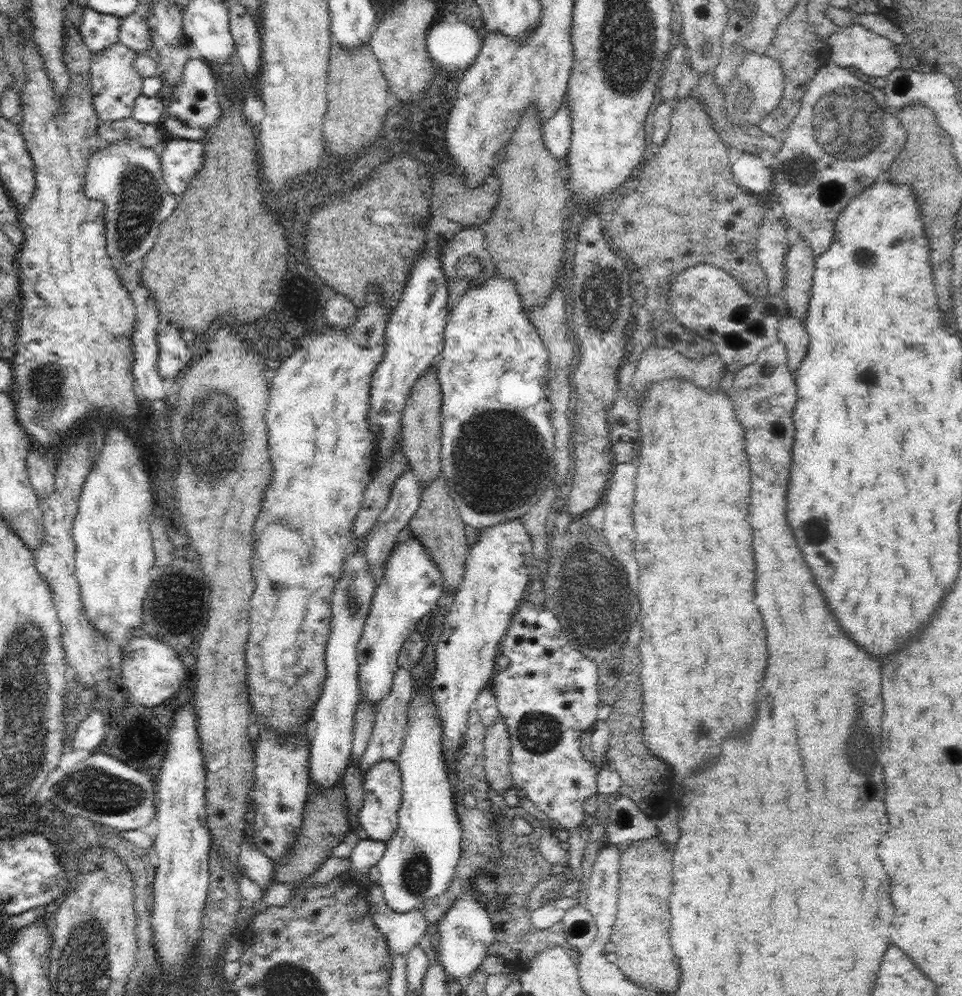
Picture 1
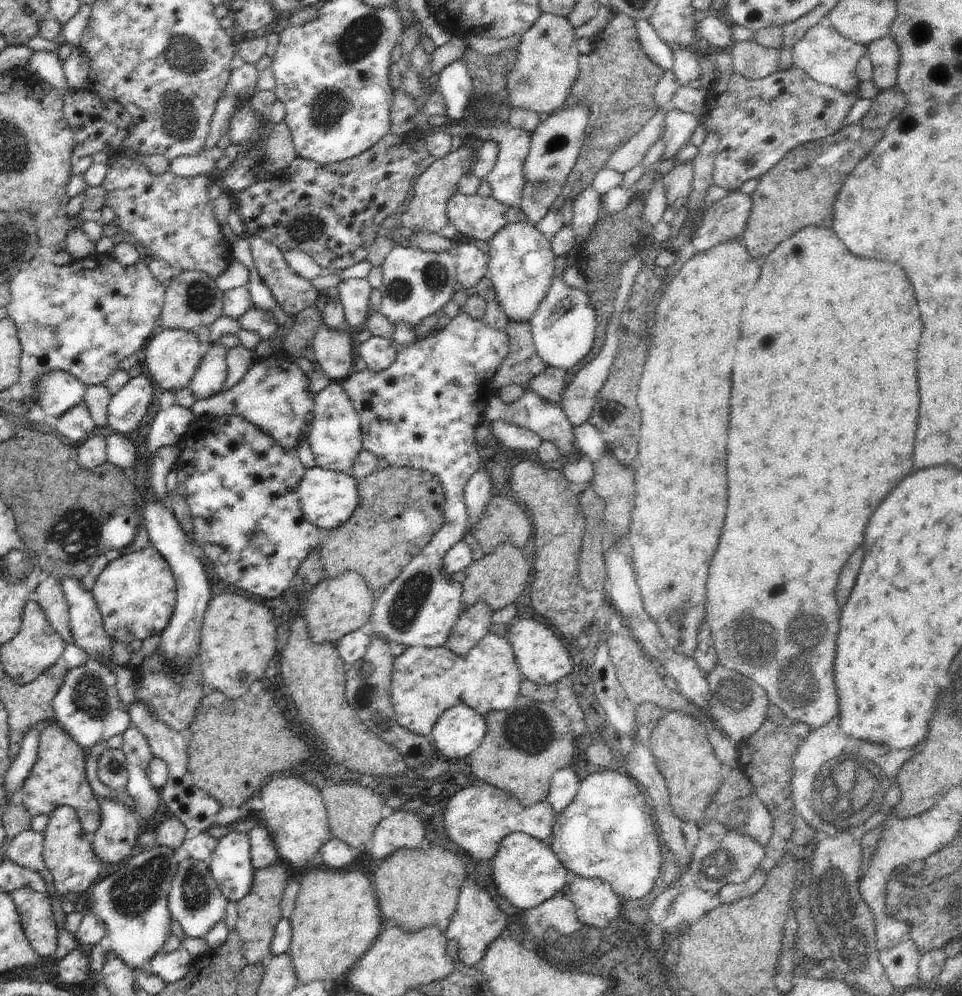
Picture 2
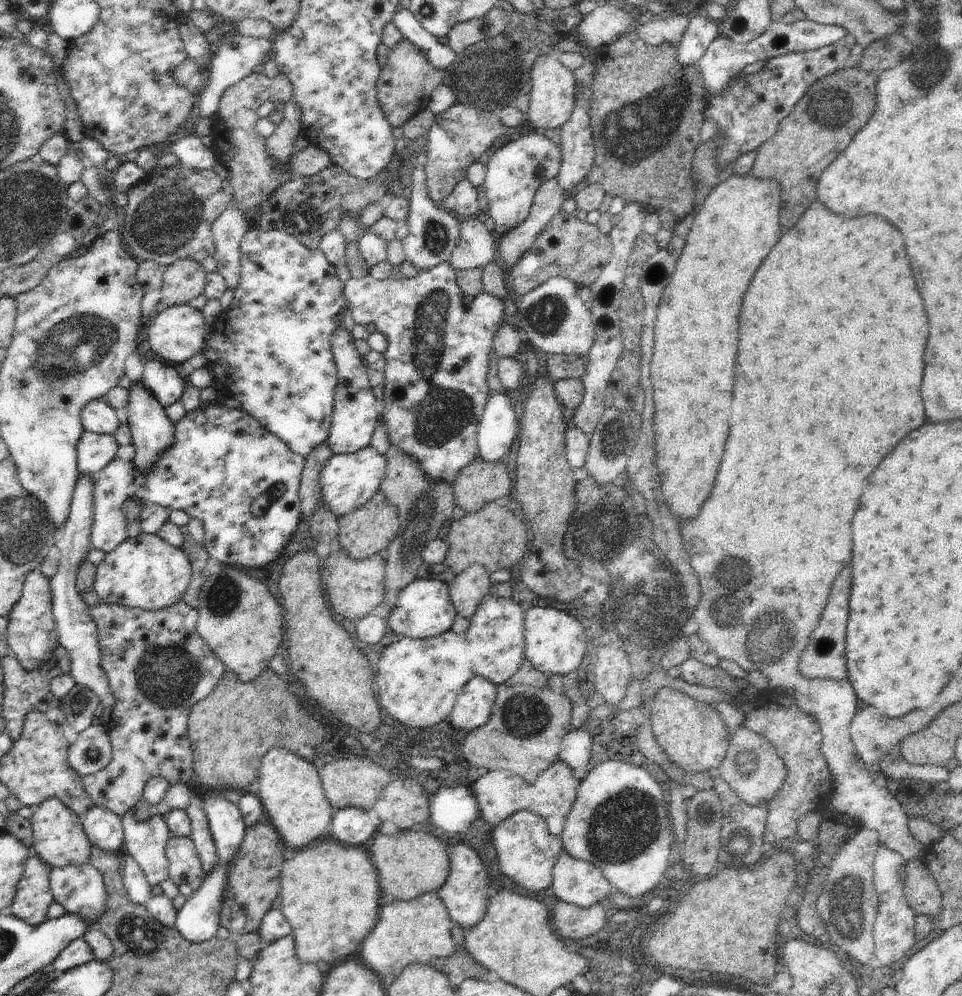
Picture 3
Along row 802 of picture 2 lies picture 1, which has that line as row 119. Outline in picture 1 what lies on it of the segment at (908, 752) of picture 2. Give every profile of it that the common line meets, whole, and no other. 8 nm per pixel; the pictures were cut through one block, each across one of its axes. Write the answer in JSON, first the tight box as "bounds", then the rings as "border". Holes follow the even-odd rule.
{"bounds":[772,59,908,257],"border":[[[829,59],[826,66],[820,67],[813,80],[810,80],[799,112],[786,129],[785,138],[773,166],[772,187],[779,199],[776,205],[793,236],[800,236],[812,247],[817,257],[834,242],[835,221],[842,209],[851,198],[862,194],[882,173],[887,172],[889,166],[898,159],[898,153],[902,153],[908,135],[895,114],[886,110],[886,94],[882,89],[862,82],[847,67],[838,66]]]}

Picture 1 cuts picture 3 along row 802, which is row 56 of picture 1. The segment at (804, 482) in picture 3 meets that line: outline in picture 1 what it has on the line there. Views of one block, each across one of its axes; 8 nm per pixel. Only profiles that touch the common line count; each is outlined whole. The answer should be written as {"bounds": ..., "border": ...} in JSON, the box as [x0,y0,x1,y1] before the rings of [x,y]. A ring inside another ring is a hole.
{"bounds":[826,24,900,78],"border":[[[860,24],[838,27],[828,38],[826,44],[830,45],[830,58],[843,67],[856,66],[862,73],[872,77],[886,78],[899,67],[900,56],[896,44],[888,38],[866,29]]]}

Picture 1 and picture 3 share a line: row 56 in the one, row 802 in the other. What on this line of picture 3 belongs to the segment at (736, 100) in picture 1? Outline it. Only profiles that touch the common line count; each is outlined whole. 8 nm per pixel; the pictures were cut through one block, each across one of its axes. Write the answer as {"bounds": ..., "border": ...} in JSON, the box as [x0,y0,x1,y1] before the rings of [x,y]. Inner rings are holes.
{"bounds":[711,725,787,808],"border":[[[742,725],[732,736],[724,760],[717,769],[711,772],[729,784],[746,804],[751,807],[765,805],[766,808],[769,808],[775,794],[783,785],[787,768],[776,754],[774,745],[765,736]]]}

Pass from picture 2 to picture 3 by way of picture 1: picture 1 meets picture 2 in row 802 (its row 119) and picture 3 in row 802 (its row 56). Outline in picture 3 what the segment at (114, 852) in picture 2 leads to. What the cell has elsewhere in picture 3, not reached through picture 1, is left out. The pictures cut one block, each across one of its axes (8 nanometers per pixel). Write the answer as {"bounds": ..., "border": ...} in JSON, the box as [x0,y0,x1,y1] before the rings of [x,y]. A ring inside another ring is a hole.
{"bounds":[83,601,227,820],"border":[[[184,601],[155,611],[102,602],[96,608],[89,609],[98,629],[101,666],[109,678],[109,687],[115,701],[106,724],[112,745],[111,763],[94,774],[86,775],[83,785],[93,802],[92,806],[111,810],[122,820],[143,798],[142,792],[150,779],[162,777],[171,785],[189,785],[195,780],[187,722],[194,705],[216,688],[227,668],[198,632],[199,610],[188,606]]]}

